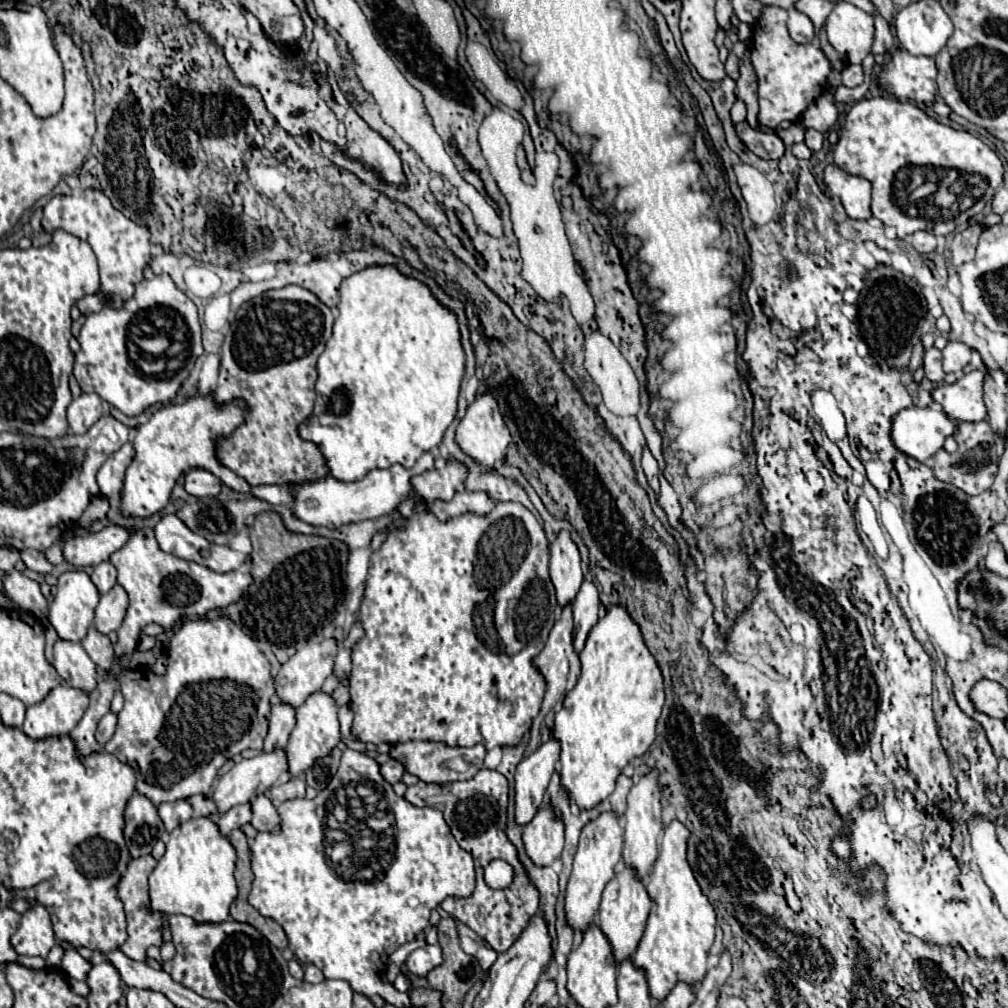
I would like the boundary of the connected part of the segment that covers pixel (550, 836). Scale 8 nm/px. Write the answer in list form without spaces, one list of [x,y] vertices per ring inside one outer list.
[[[540,806],[538,814],[522,830],[522,840],[528,858],[536,866],[552,866],[560,858],[564,848],[564,828],[562,822],[554,818],[550,806]]]

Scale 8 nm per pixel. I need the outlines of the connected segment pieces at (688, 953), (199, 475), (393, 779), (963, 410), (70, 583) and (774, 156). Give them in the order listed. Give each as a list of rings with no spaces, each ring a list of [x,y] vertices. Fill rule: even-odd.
[[[672,822],[664,830],[660,856],[648,878],[648,896],[652,900],[652,910],[646,922],[644,936],[638,950],[632,956],[636,968],[646,974],[650,996],[664,1000],[678,982],[696,986],[706,976],[706,956],[714,942],[716,914],[708,898],[702,894],[688,862],[686,862],[686,840],[690,832],[680,824]]]
[[[196,468],[196,470],[192,470],[192,472],[186,474],[184,488],[186,488],[188,494],[192,494],[196,498],[218,496],[220,494],[220,480],[214,474],[210,474],[208,470]]]
[[[388,760],[386,764],[380,766],[380,774],[382,774],[382,778],[384,778],[386,782],[396,784],[396,782],[402,778],[404,768],[402,768],[402,764],[398,764],[396,760]]]
[[[974,370],[964,374],[950,386],[940,386],[932,392],[932,398],[942,404],[944,412],[952,420],[966,420],[966,422],[980,422],[986,420],[986,406],[982,400],[986,372]]]
[[[64,572],[58,578],[56,596],[54,596],[54,602],[50,606],[48,620],[56,628],[56,632],[62,640],[82,642],[86,638],[88,630],[94,624],[94,612],[96,612],[96,606],[98,606],[98,598],[100,598],[100,594],[98,594],[96,586],[92,584],[92,580],[86,572]]]
[[[740,122],[740,124],[736,124],[736,134],[762,160],[780,160],[784,156],[784,142],[774,132],[762,134],[762,132],[756,132],[754,128],[750,128],[748,122]]]

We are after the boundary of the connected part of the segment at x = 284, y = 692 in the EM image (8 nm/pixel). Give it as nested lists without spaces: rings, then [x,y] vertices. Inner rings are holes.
[[[325,637],[320,644],[309,639],[306,646],[302,650],[298,650],[286,664],[282,664],[278,676],[274,678],[274,686],[276,686],[276,696],[292,706],[292,708],[300,708],[304,704],[304,700],[318,692],[322,682],[332,674],[332,666],[334,666],[334,656],[338,652],[338,646],[332,638]]]

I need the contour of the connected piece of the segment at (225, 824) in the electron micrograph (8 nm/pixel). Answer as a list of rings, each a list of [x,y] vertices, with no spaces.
[[[242,804],[242,806],[232,808],[230,812],[226,812],[226,816],[222,816],[222,818],[216,822],[216,826],[218,826],[218,830],[220,830],[222,836],[228,836],[232,830],[242,828],[244,824],[248,824],[248,822],[250,822],[250,816],[252,816],[250,804]]]

